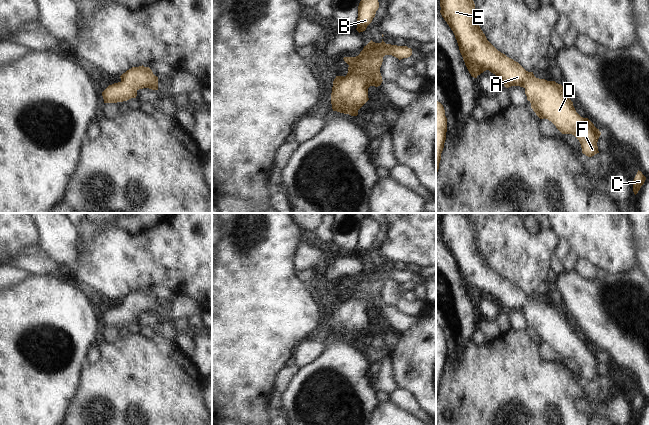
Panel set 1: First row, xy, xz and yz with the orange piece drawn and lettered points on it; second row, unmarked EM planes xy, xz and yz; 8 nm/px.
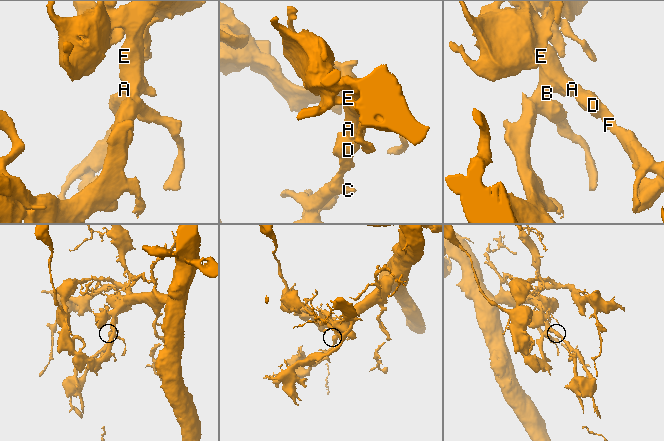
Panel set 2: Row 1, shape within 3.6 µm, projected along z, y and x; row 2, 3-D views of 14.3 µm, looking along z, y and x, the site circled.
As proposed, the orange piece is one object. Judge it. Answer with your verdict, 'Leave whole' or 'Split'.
Leave whole

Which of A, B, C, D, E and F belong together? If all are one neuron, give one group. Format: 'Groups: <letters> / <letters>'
Groups: A B C D E F

